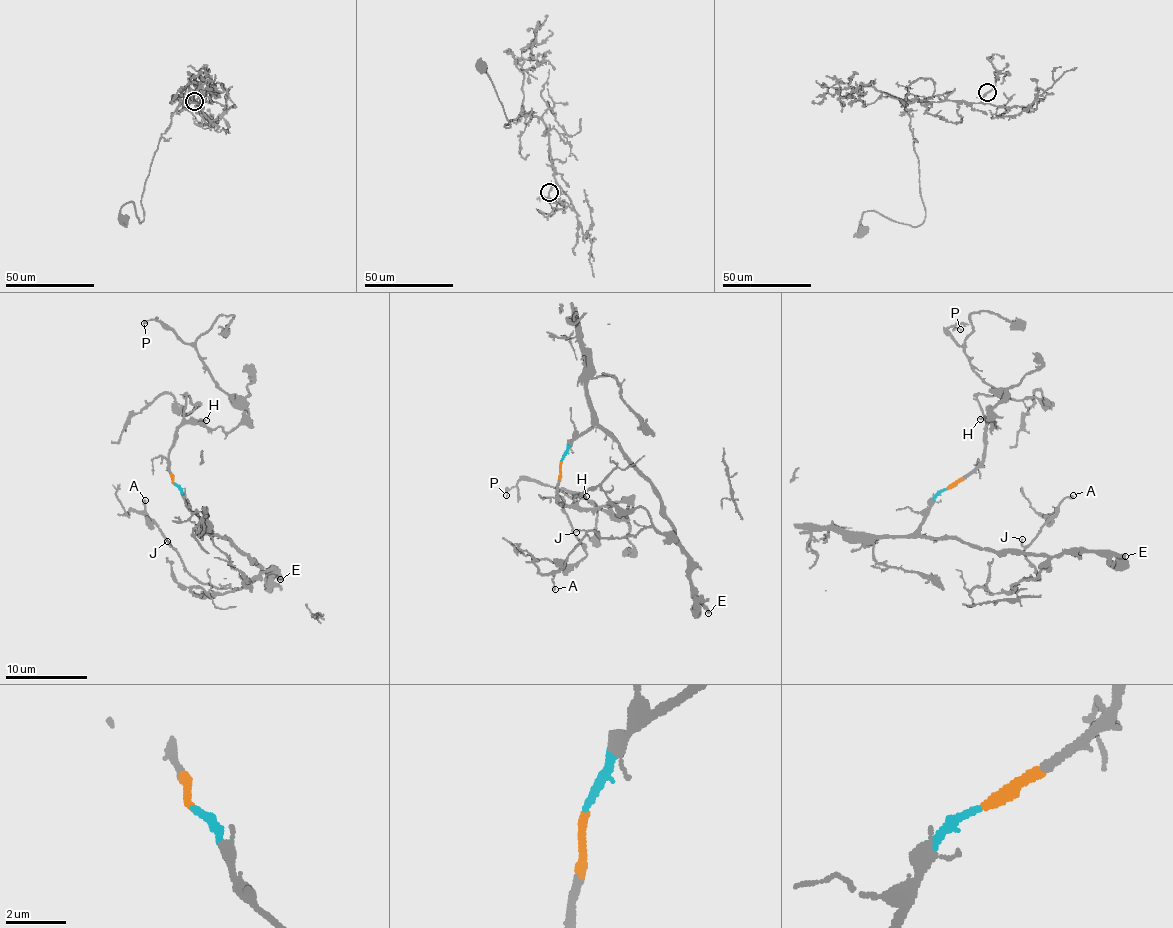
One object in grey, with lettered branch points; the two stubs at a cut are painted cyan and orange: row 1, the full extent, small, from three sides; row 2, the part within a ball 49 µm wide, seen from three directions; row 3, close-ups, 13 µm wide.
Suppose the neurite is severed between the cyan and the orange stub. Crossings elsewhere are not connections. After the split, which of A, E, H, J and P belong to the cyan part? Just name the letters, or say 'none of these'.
A, E, J

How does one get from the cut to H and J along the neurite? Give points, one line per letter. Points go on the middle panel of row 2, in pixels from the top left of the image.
H: (561, 462), (556, 503), (575, 505), (587, 495)
J: (561, 460), (593, 426), (605, 431), (658, 495), (660, 515), (675, 537), (651, 527), (615, 537), (576, 532)

